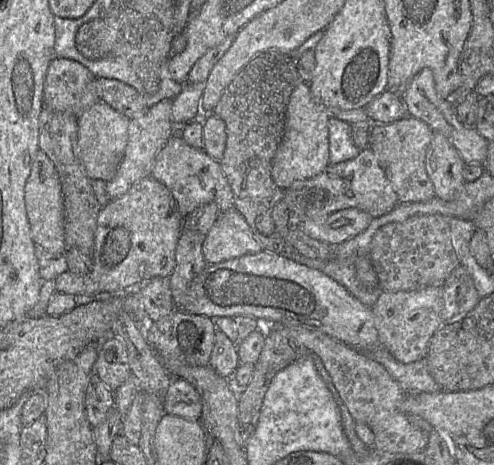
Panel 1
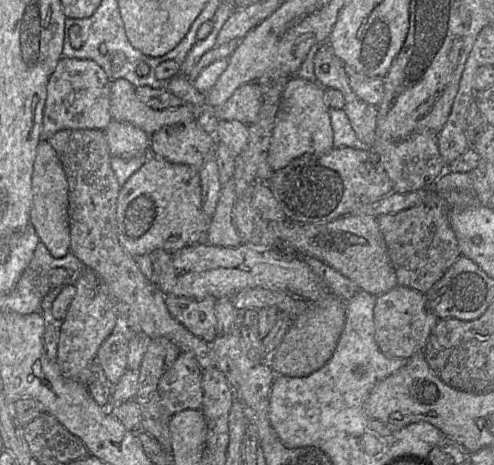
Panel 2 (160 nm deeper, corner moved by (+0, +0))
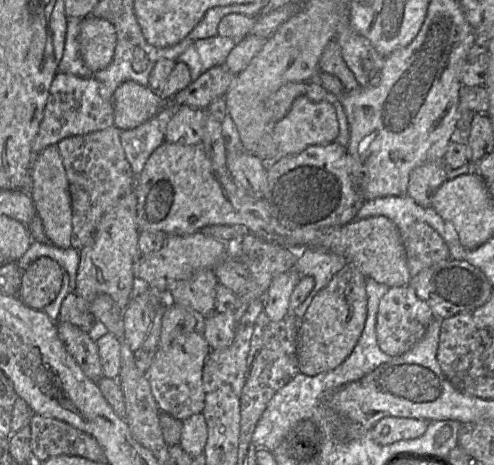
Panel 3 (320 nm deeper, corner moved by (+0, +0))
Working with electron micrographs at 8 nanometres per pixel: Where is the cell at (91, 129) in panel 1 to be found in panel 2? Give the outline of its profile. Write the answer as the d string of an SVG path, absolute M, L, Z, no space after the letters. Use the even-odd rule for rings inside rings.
M111 119L102 131L112 157L129 159L150 152L151 137L132 124Z

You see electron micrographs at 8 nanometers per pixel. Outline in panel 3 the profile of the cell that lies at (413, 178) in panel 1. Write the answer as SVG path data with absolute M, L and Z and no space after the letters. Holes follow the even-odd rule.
M443 160L422 164L411 171L406 195L418 205L430 208L435 192L446 180Z

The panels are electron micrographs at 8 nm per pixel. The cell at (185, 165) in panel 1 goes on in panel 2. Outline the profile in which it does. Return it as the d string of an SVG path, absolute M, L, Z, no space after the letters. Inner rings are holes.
M197 121L167 126L151 135L150 155L200 170L210 158L216 158L216 139L207 134Z

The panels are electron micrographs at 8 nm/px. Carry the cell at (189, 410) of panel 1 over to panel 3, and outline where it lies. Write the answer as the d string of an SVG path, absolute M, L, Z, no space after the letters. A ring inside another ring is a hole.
M199 331L188 332L163 349L158 349L146 372L152 394L162 413L167 413L178 420L202 413L205 406L203 389L203 366L211 348Z

